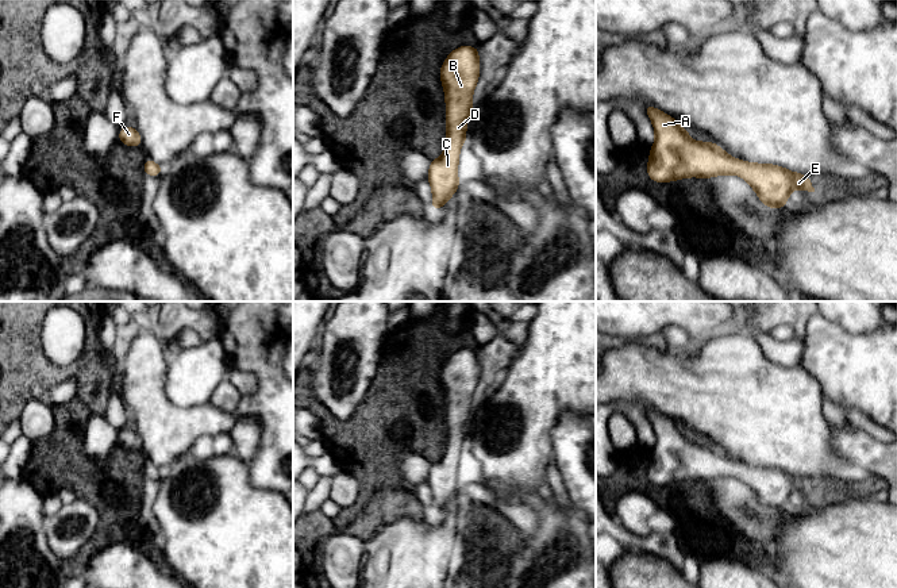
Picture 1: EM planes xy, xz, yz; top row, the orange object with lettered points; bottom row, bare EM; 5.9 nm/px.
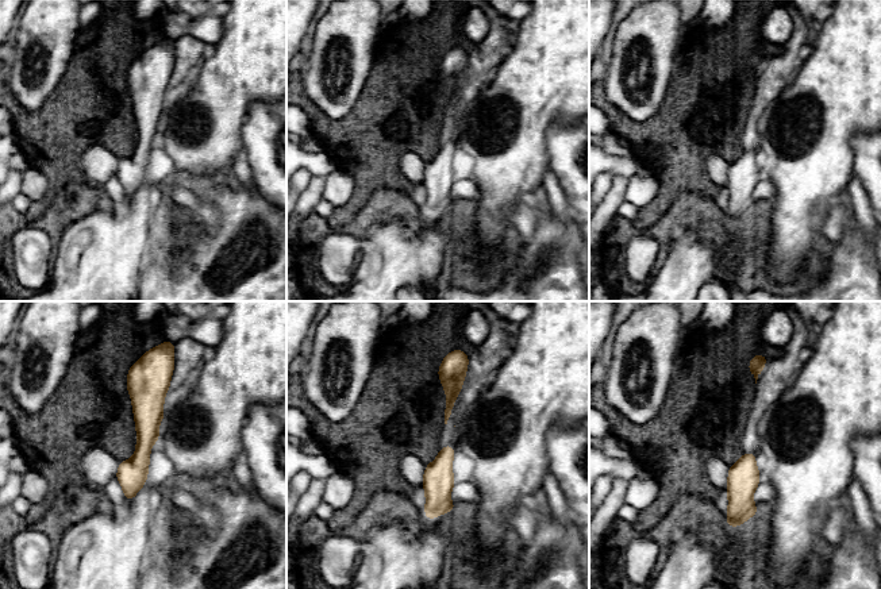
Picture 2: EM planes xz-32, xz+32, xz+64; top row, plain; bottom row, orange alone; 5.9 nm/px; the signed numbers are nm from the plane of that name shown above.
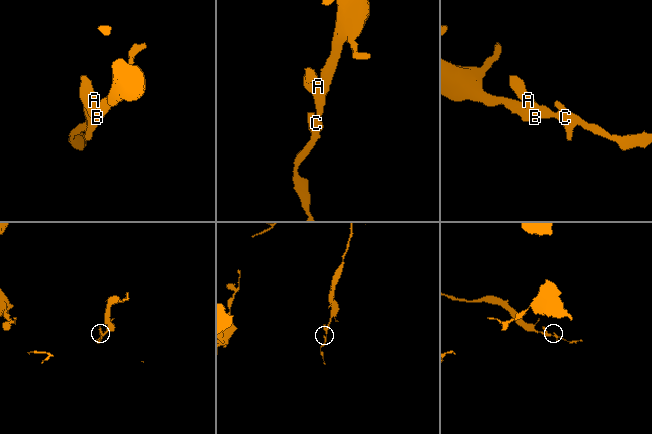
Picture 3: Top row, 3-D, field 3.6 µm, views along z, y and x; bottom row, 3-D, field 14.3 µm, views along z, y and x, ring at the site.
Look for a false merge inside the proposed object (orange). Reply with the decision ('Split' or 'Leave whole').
Leave whole

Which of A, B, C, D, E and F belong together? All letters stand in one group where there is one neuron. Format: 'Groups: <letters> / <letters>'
Groups: A B C D E F

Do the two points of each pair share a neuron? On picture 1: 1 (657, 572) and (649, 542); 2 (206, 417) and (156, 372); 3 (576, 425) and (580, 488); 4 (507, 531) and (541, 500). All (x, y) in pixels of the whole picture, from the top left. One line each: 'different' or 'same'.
1: different
2: same
3: same
4: different

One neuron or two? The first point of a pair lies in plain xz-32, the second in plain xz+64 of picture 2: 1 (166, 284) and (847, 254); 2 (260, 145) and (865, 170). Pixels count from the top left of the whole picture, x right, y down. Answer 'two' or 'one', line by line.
1: one
2: one

